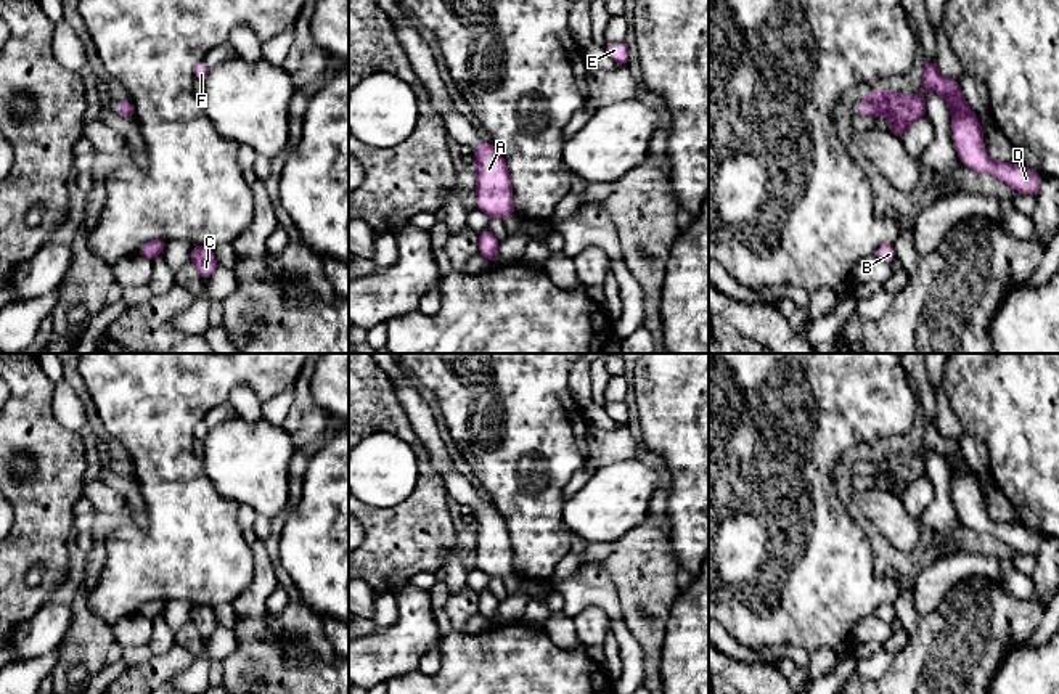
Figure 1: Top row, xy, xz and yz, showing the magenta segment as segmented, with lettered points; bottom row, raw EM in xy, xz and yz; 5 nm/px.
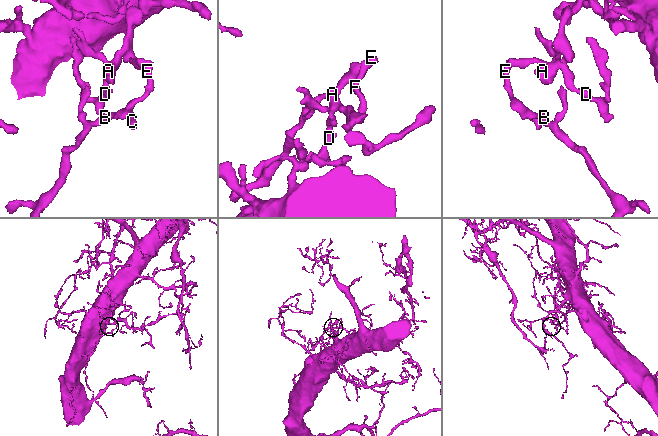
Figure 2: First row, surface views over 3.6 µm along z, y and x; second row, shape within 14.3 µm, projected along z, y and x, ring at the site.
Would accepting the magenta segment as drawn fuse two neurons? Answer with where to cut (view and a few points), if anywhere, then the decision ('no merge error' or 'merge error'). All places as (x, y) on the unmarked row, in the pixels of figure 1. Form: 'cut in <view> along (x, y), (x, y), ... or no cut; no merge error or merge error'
no cut; no merge error

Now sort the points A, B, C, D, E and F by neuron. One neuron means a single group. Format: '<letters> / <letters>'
A B C D E F

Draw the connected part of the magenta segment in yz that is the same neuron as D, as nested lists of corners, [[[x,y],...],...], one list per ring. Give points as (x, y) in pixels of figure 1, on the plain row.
[[[926,419],[919,456],[908,456],[879,448],[860,461],[858,474],[873,479],[876,476],[887,476],[890,480],[889,492],[900,498],[911,484],[926,477],[926,450],[938,453],[950,466],[953,504],[961,524],[979,533],[993,535],[1017,553],[1038,556],[1043,535],[1028,530],[1020,522],[993,522],[988,517],[977,474],[967,466],[959,442],[943,437],[934,421]]]

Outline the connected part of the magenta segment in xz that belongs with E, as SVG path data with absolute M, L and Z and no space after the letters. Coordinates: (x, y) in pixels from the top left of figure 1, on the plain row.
M620 402L620 403L607 403L604 406L604 411L617 424L620 424L620 426L627 426L628 424L630 413L628 413L628 406L625 405L625 402Z

